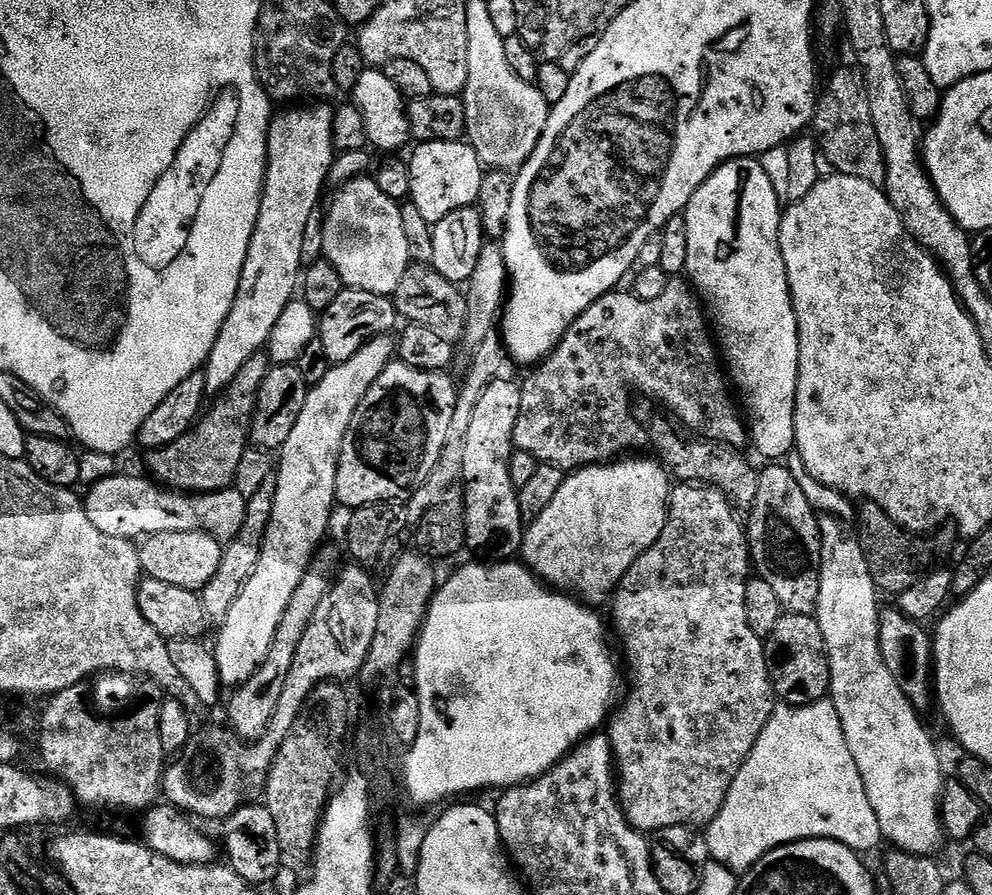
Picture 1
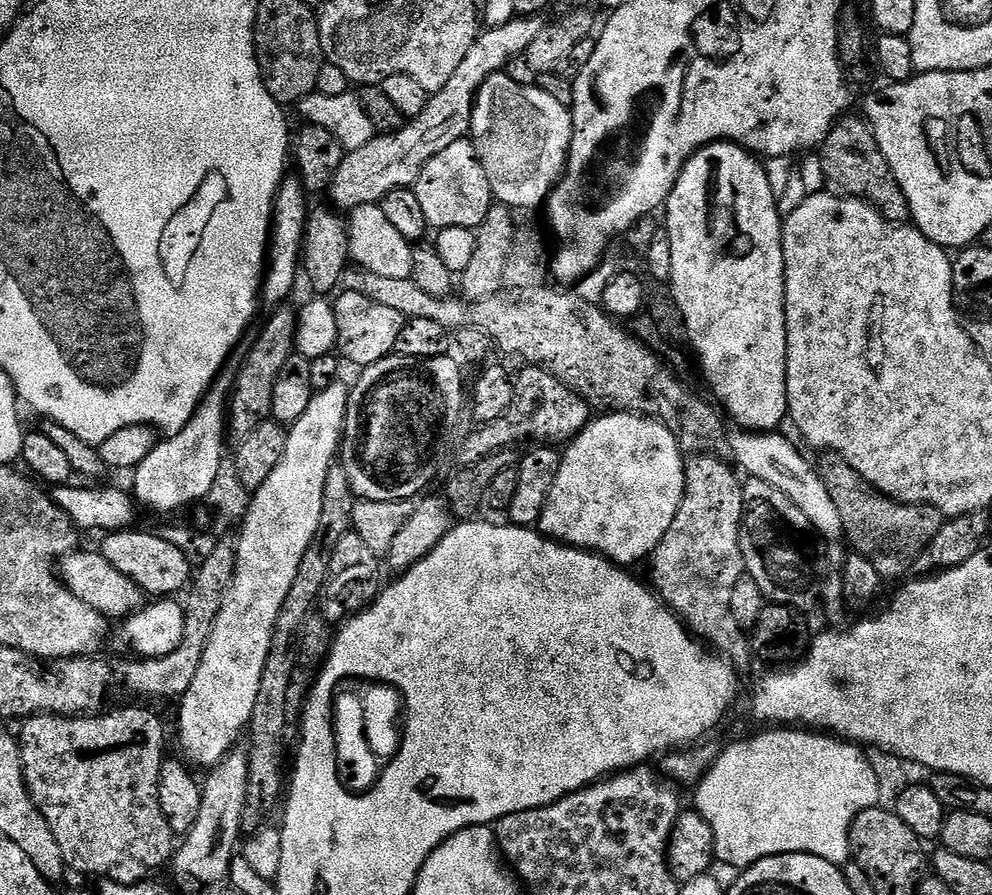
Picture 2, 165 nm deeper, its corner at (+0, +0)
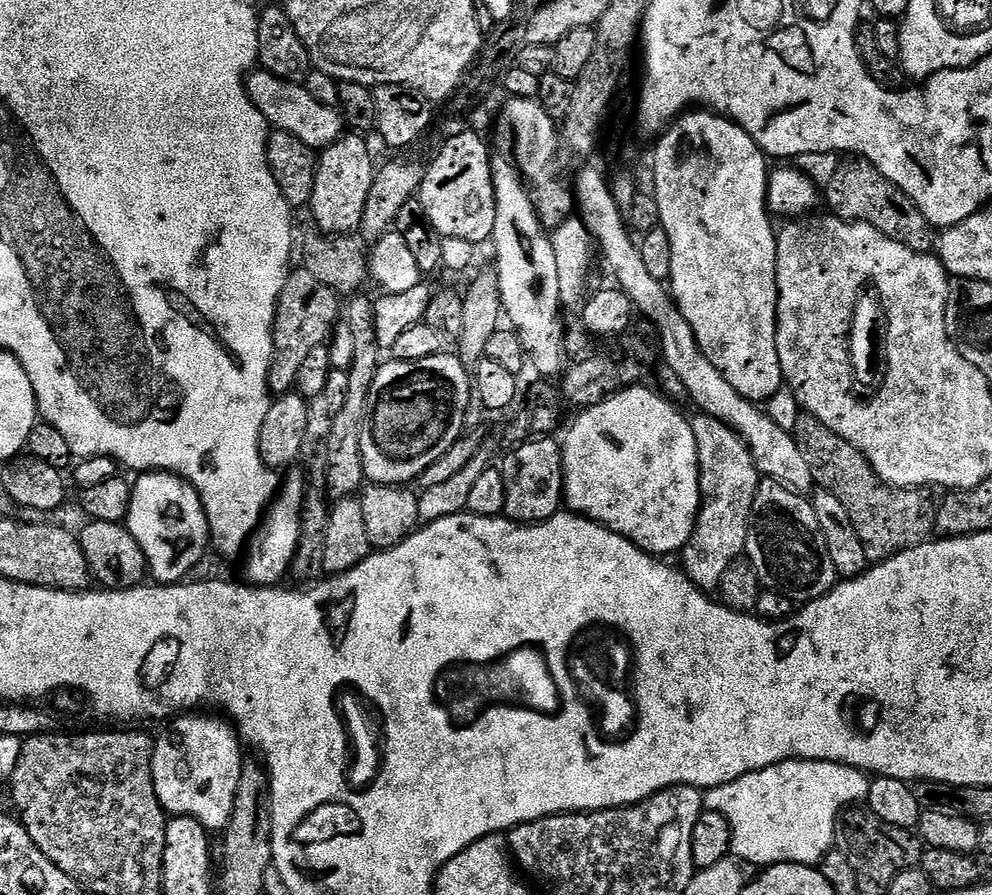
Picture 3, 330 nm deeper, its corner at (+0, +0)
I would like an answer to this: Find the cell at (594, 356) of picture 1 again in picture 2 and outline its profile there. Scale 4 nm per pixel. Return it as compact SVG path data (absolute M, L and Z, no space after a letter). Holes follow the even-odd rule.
M524 366L521 369L520 377L517 375L514 380L516 397L510 406L510 410L506 410L506 414L502 414L502 418L498 418L494 422L473 427L458 449L461 465L482 462L482 458L493 456L495 452L515 449L520 446L516 444L522 443L523 440L536 440L532 442L540 446L567 445L593 419L594 412L588 401L583 400L574 389L568 388L563 381L558 379L555 372L539 366Z

